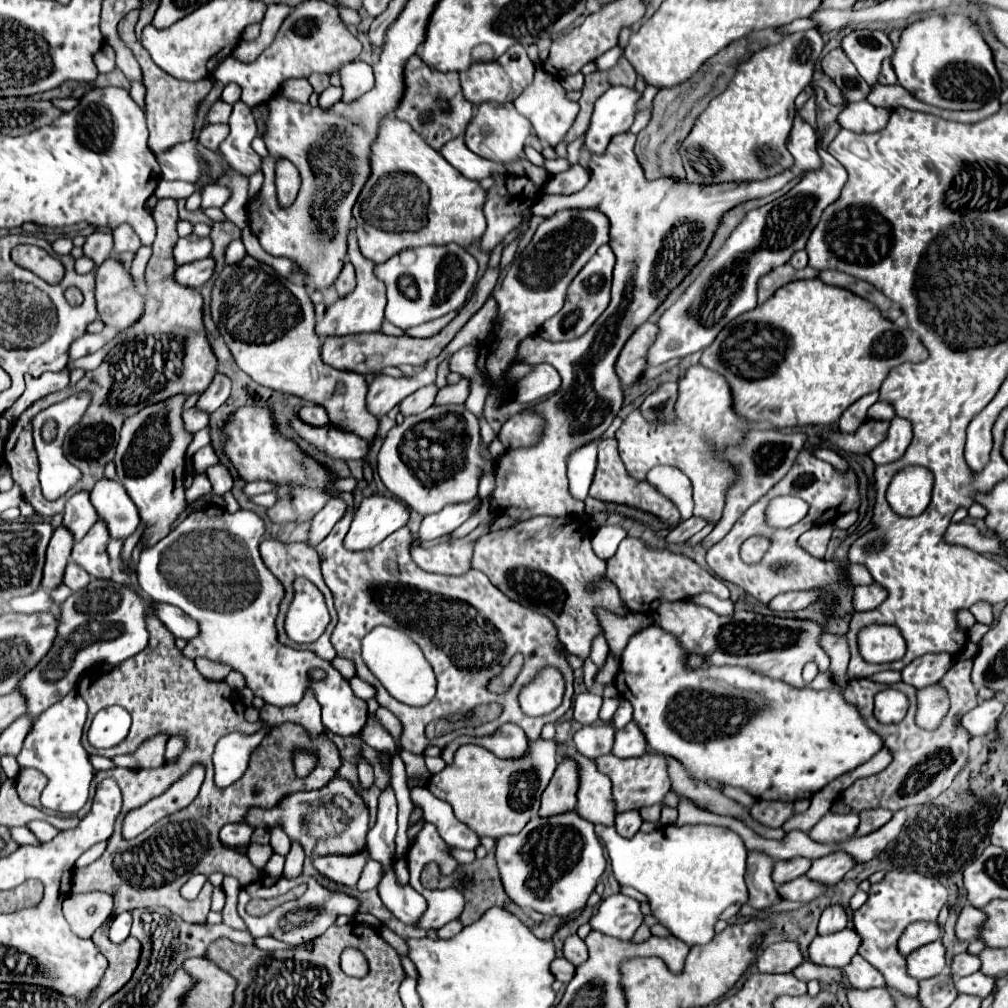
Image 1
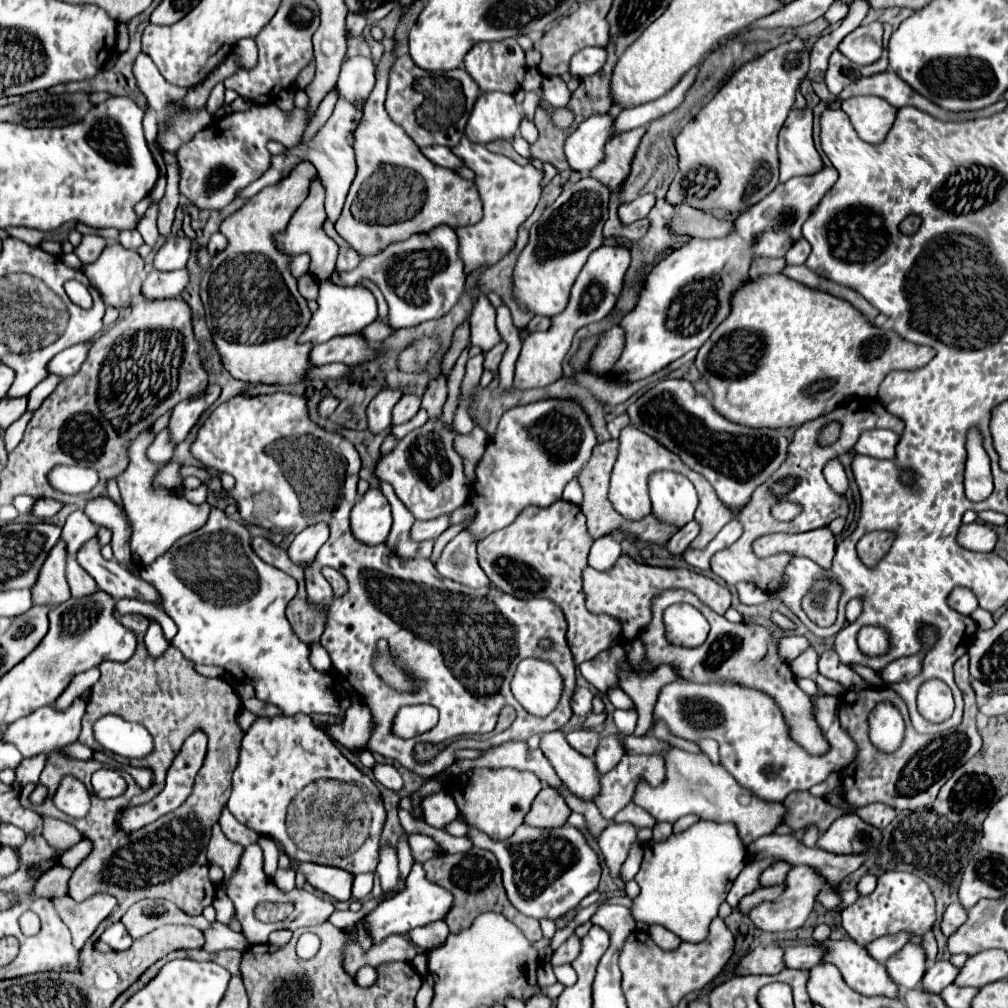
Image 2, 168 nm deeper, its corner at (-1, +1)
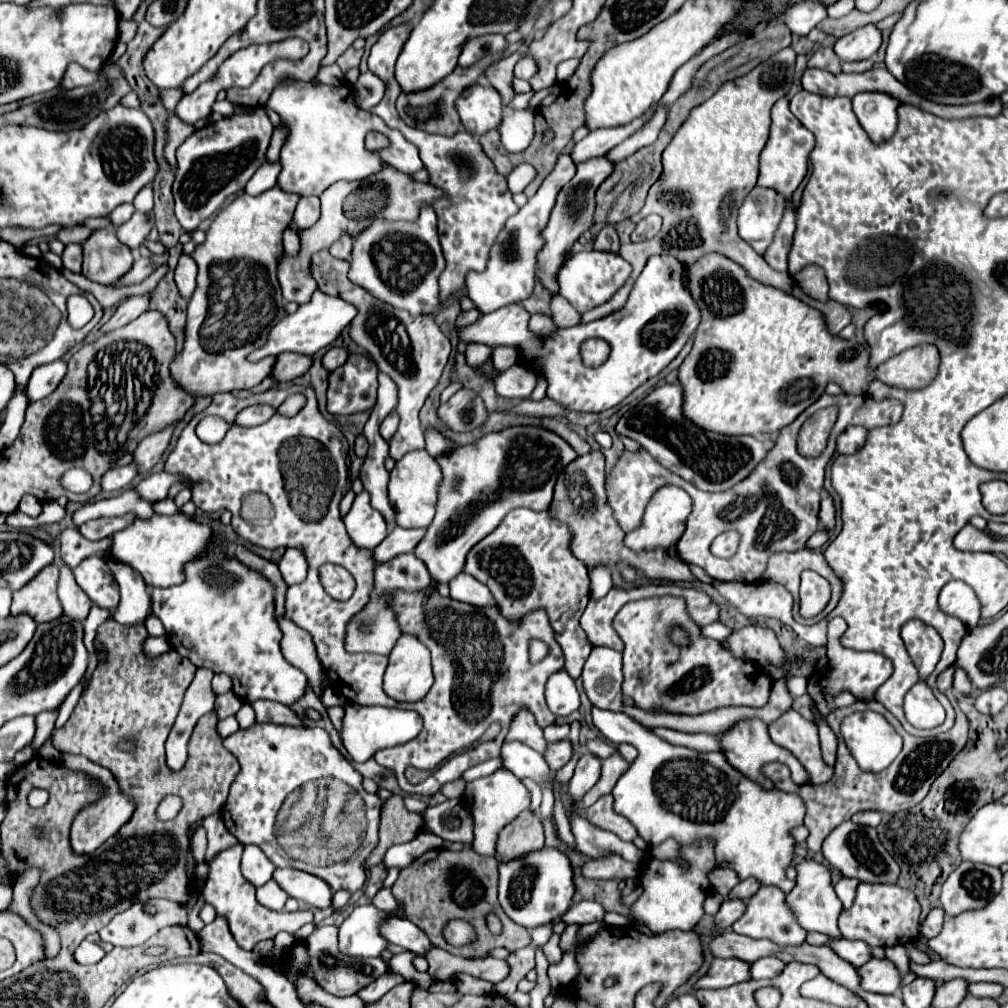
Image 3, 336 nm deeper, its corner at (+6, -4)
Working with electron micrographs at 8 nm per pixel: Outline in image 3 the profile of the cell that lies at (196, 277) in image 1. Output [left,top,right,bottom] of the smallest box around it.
[101,291,153,331]

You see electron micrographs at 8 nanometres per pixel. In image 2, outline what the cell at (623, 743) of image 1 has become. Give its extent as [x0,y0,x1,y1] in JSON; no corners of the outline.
[594,734,624,774]

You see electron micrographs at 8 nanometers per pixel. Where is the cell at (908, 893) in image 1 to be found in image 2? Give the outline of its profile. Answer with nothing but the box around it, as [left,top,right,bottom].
[842,872,936,944]

